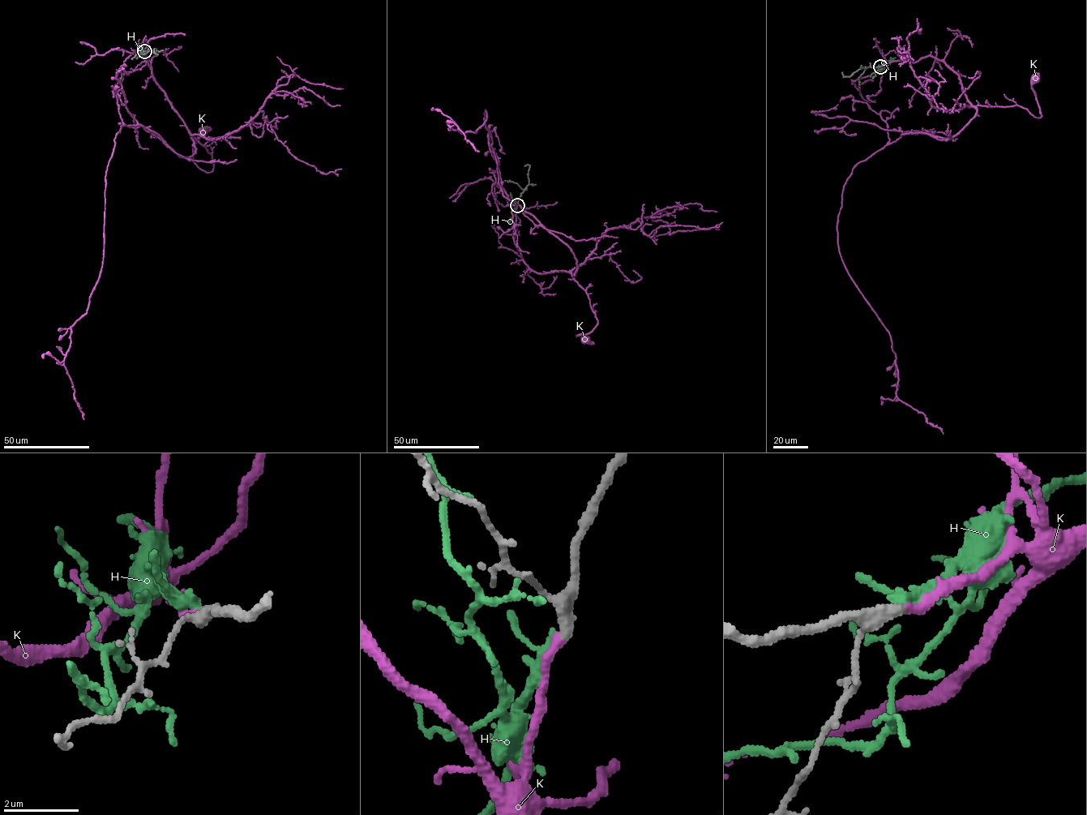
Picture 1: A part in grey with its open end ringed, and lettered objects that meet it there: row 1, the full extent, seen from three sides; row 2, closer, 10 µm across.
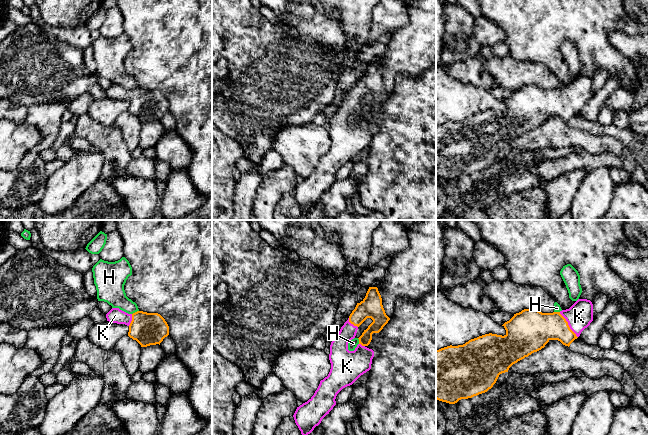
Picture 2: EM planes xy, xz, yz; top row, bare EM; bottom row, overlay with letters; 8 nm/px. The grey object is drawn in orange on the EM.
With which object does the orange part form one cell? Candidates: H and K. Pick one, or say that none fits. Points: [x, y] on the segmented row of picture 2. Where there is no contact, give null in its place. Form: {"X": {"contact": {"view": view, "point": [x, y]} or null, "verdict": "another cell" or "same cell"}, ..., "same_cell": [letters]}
{"H": {"contact": {"view": "xy", "point": [135, 312]}, "verdict": "another cell"}, "K": {"contact": {"view": "yz", "point": [568, 325]}, "verdict": "same cell"}, "same_cell": ["K"]}

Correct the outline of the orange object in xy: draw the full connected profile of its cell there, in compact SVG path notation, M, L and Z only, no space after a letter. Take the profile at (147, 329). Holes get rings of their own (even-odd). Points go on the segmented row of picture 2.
M112 308L106 314L107 321L125 324L129 327L128 336L136 340L141 347L156 345L169 335L169 326L158 313L137 311L128 314L119 308Z

